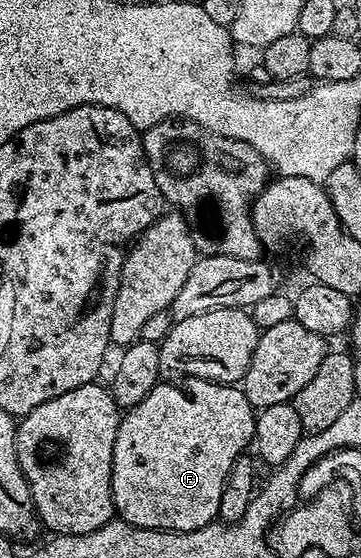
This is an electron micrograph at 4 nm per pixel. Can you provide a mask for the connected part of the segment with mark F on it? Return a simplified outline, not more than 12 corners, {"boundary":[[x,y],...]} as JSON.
{"boundary":[[160,384],[120,417],[120,519],[184,534],[219,518],[254,443],[238,385]]}

